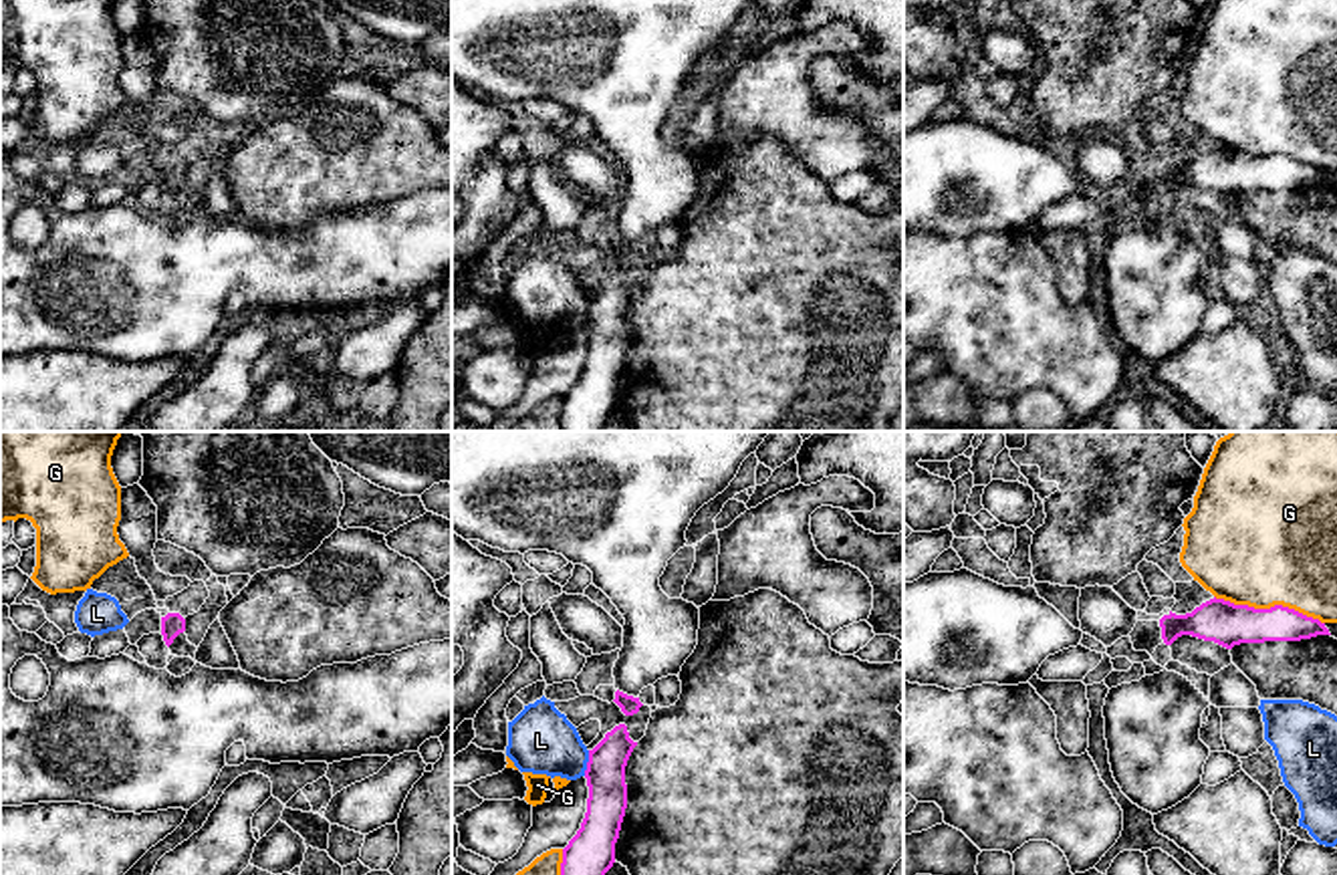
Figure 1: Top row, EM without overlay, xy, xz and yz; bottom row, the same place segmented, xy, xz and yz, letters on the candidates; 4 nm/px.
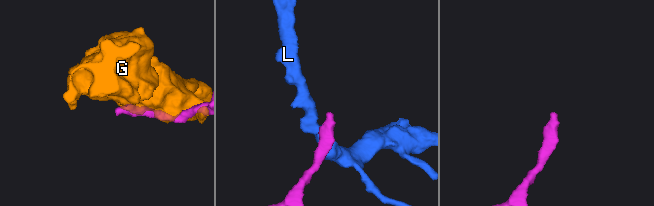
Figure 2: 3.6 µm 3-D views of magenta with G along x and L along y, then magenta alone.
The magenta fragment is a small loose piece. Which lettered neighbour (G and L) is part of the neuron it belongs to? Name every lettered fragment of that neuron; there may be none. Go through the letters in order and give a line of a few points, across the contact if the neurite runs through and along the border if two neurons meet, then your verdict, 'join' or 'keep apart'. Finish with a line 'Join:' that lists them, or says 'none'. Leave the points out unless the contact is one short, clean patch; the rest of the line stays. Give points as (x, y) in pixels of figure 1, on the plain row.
G: keep apart
L: line xz (589, 299), (583, 323); keep apart
Join: none

